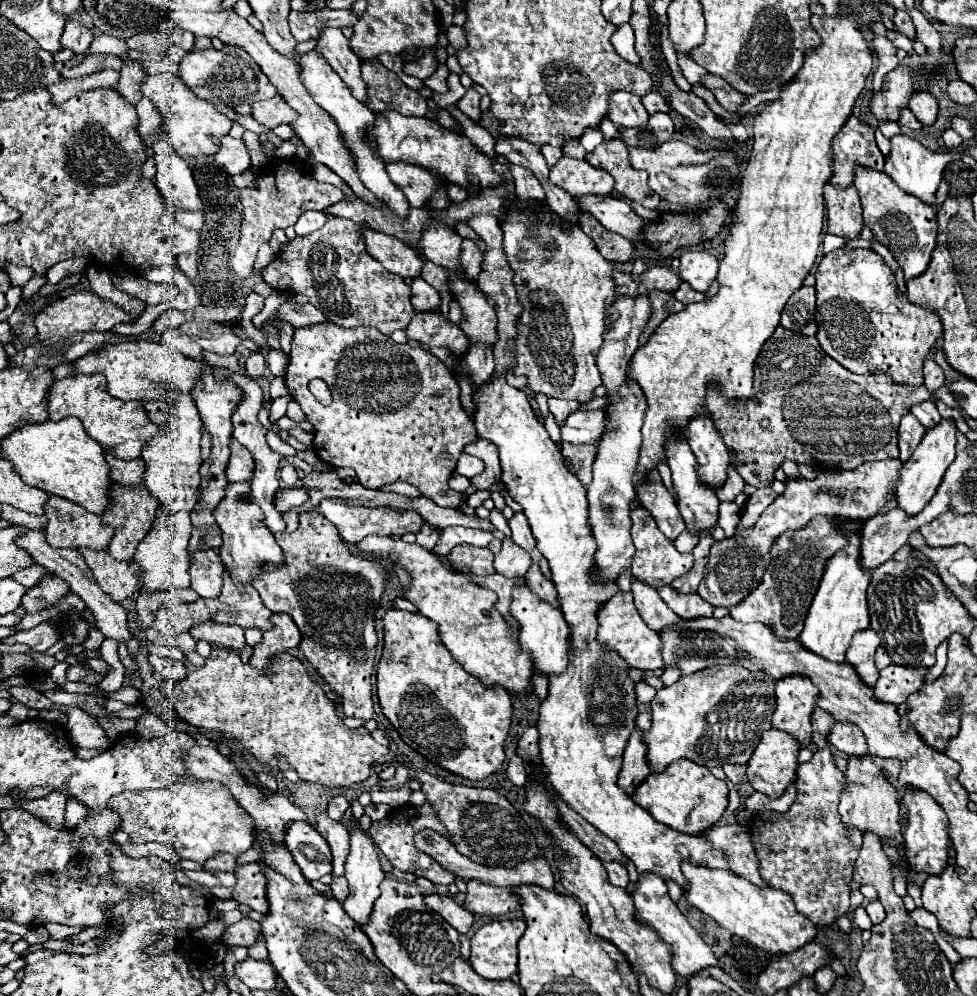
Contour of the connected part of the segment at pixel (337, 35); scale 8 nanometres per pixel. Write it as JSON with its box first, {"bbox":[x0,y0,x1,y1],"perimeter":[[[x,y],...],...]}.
{"bbox":[317,27,365,103],"perimeter":[[[323,27],[317,39],[317,51],[327,59],[327,63],[337,71],[337,75],[347,83],[353,95],[365,103],[365,89],[359,77],[361,59],[349,47],[349,39],[336,27]]]}

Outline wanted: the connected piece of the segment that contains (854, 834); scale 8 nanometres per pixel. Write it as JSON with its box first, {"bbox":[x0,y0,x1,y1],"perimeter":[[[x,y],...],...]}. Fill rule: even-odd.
{"bbox":[751,749,861,925],"perimeter":[[[819,749],[811,757],[811,761],[799,765],[797,769],[797,797],[811,797],[811,803],[793,803],[793,807],[785,813],[777,811],[767,811],[757,815],[759,827],[757,833],[751,829],[751,835],[755,837],[755,849],[757,857],[761,863],[761,877],[771,889],[785,891],[793,897],[795,907],[801,915],[805,915],[811,923],[815,925],[831,925],[839,915],[847,915],[851,905],[849,905],[849,883],[853,875],[853,863],[855,857],[859,855],[859,845],[861,845],[861,831],[855,827],[849,827],[841,821],[837,803],[839,803],[839,791],[843,791],[843,773],[835,767],[831,749]]]}

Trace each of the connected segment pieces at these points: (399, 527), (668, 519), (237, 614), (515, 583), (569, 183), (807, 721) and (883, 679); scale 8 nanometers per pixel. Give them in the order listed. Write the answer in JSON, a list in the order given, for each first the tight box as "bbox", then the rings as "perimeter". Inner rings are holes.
[{"bbox":[317,499,423,547],"perimeter":[[[321,499],[317,509],[323,513],[325,519],[329,519],[339,529],[341,537],[351,547],[355,543],[359,543],[361,539],[365,539],[367,535],[371,535],[371,533],[375,533],[375,535],[403,535],[407,531],[417,533],[419,525],[423,523],[423,517],[419,517],[419,513],[415,513],[415,511],[397,511],[397,509],[389,509],[389,507],[353,505],[353,503],[345,501],[345,499]]]},{"bbox":[637,469,685,541],"perimeter":[[[649,469],[645,473],[643,483],[637,485],[637,497],[639,497],[639,503],[651,511],[659,529],[665,533],[665,537],[673,541],[685,529],[685,523],[683,523],[683,517],[679,515],[675,499],[663,485],[657,469]]]},{"bbox":[213,573,271,631],"perimeter":[[[223,573],[223,591],[219,595],[219,601],[227,605],[229,619],[213,619],[217,623],[227,623],[227,625],[239,625],[243,629],[259,629],[267,631],[271,629],[271,611],[263,605],[259,593],[255,589],[247,589],[247,593],[239,593],[235,589],[235,583],[227,573]]]},{"bbox":[437,555,525,635],"perimeter":[[[437,555],[439,557],[439,561],[447,567],[447,569],[451,569],[451,571],[457,571],[457,573],[461,573],[461,575],[465,575],[469,581],[473,581],[475,585],[479,585],[479,587],[483,587],[483,589],[491,589],[491,591],[495,591],[497,593],[497,603],[495,603],[495,609],[503,615],[503,619],[507,621],[507,625],[511,627],[509,631],[511,633],[515,633],[515,635],[519,635],[519,621],[511,615],[511,593],[513,593],[513,589],[515,587],[523,587],[523,583],[525,583],[525,579],[523,577],[505,577],[505,575],[501,575],[501,573],[491,573],[491,575],[475,575],[475,573],[471,573],[471,571],[461,571],[461,569],[455,569],[455,565],[451,565],[451,559],[449,559],[449,555]]]},{"bbox":[549,155,613,197],"perimeter":[[[563,155],[551,169],[549,181],[571,197],[579,195],[609,195],[613,191],[613,177],[605,169],[597,169],[585,159]]]},{"bbox":[773,675,819,747],"perimeter":[[[787,675],[777,681],[775,687],[775,713],[773,727],[783,729],[799,739],[801,747],[811,743],[811,713],[817,705],[819,691],[803,675]]]},{"bbox":[875,665,929,703],"perimeter":[[[887,665],[879,671],[879,681],[875,683],[875,697],[887,703],[903,703],[907,697],[917,691],[929,667],[903,667],[903,665]]]}]

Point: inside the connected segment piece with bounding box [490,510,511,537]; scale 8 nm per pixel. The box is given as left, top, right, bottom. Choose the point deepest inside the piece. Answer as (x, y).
(498, 520)

